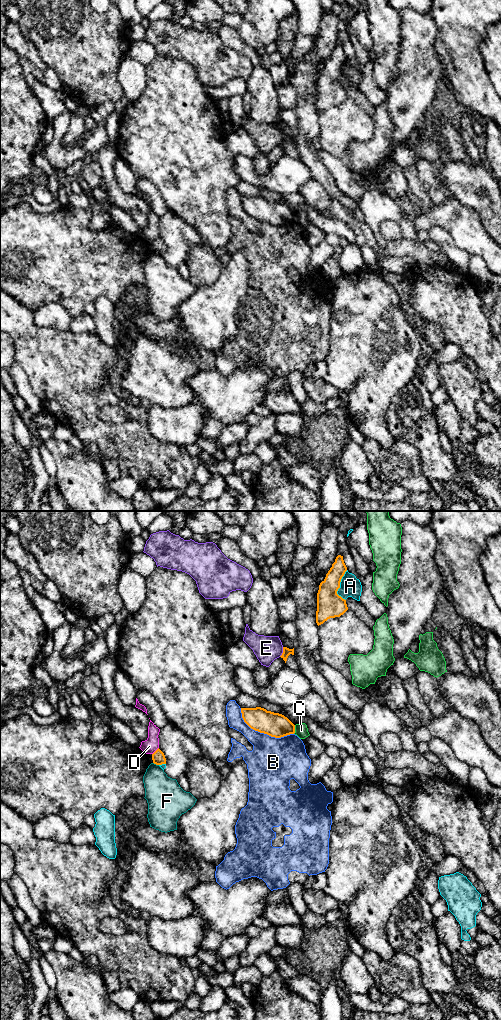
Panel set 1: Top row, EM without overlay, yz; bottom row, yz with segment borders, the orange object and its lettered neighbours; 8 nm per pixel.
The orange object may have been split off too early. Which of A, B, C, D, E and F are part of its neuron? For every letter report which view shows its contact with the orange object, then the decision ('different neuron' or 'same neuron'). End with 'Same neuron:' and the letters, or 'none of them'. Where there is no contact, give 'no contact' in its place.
A: meets orange in yz; different neuron
B: meets orange in yz; different neuron
C: meets orange in yz; different neuron
D: meets orange in yz; different neuron
E: meets orange in yz; different neuron
F: meets orange in yz; different neuron
Same neuron: none of them

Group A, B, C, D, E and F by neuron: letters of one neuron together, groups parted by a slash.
A / B / C / D / E / F

